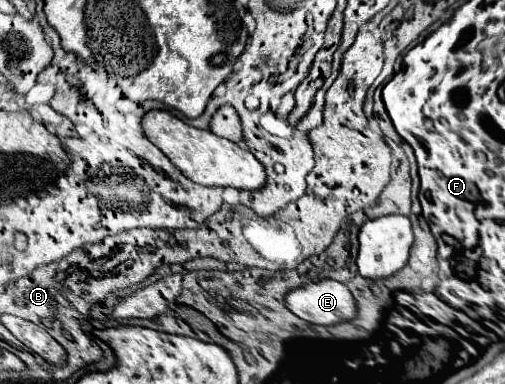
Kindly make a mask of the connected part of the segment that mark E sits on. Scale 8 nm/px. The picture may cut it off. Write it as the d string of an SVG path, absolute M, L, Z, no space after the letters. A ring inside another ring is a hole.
M320 280L292 290L286 296L286 306L308 324L320 326L350 322L358 314L348 286L336 280Z

